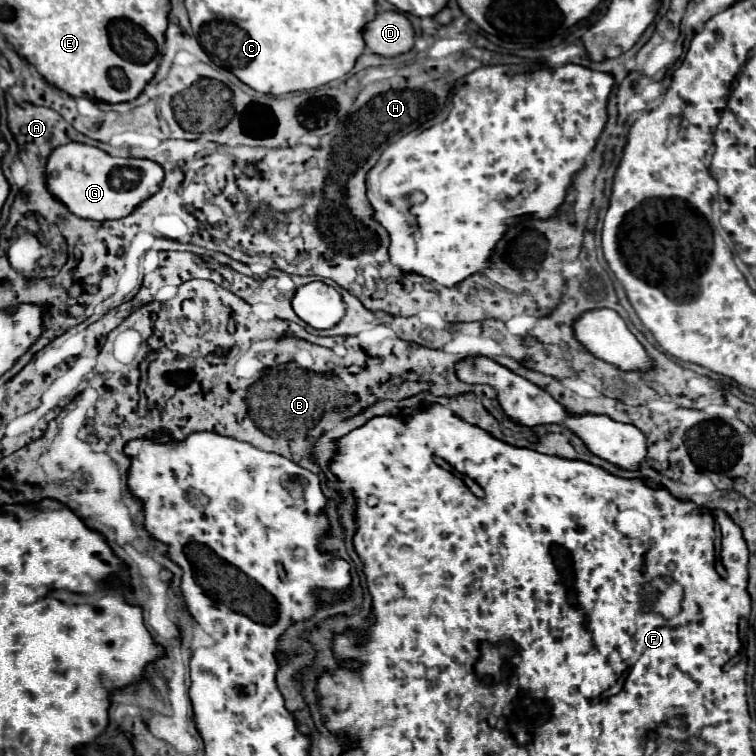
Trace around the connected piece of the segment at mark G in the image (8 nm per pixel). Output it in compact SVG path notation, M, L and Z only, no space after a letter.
M67 143L55 147L45 165L47 191L65 207L83 219L121 219L127 217L141 201L159 191L163 169L149 159L111 157L99 147L85 143Z

